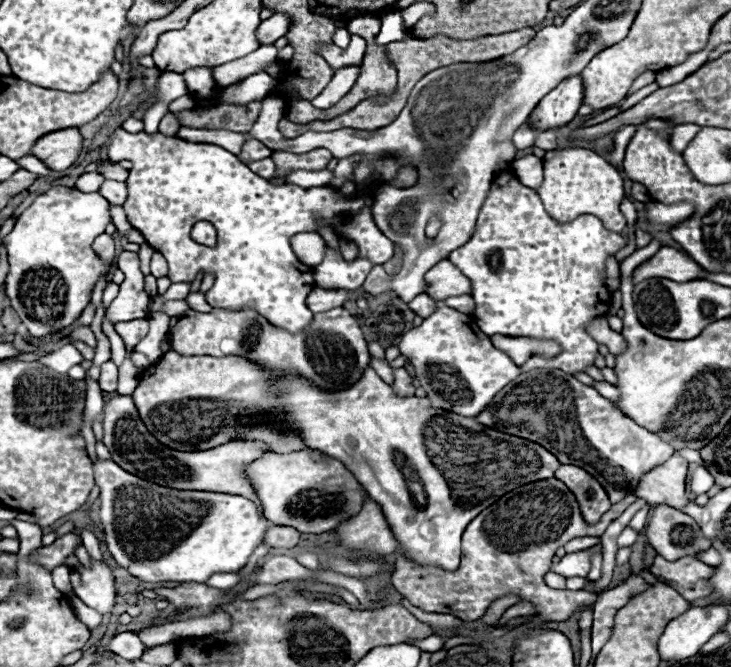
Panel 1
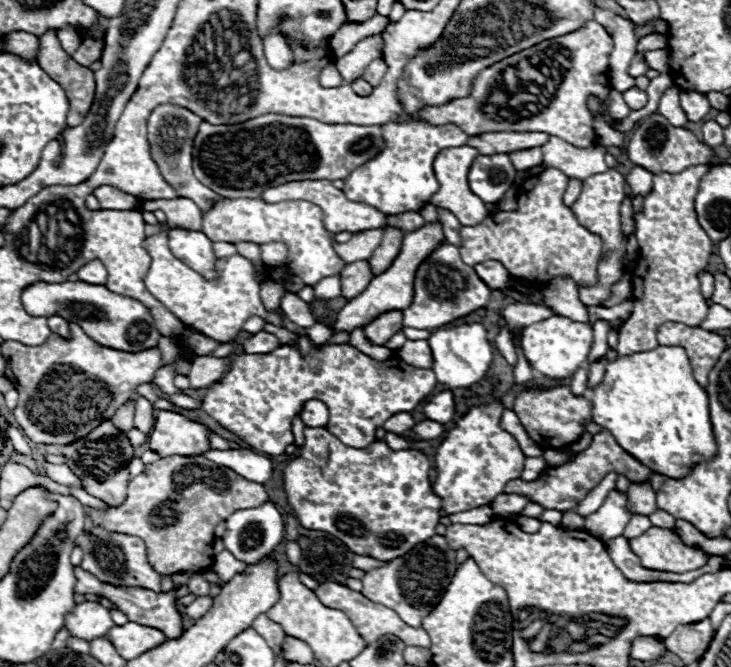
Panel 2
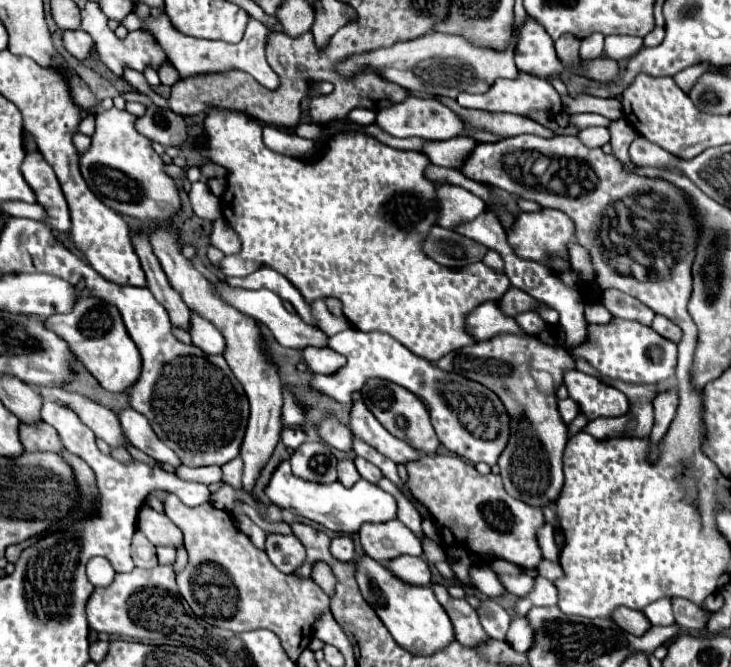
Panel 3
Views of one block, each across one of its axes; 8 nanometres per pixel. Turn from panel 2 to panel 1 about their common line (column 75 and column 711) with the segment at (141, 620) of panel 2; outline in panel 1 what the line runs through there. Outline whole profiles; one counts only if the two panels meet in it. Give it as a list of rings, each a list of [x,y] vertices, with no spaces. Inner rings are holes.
[[[656,556],[650,566],[650,572],[658,580],[670,584],[682,596],[686,596],[688,602],[694,602],[712,594],[712,586],[708,582],[712,568],[696,558],[684,556],[680,560],[668,562],[662,556]]]

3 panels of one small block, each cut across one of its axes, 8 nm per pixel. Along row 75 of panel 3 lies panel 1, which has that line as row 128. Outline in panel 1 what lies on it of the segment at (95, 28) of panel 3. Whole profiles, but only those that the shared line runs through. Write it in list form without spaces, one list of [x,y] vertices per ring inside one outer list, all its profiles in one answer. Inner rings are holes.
[[[116,128],[106,144],[106,154],[112,162],[130,160],[128,200],[124,202],[124,212],[136,230],[142,232],[146,242],[164,254],[168,260],[172,282],[194,282],[196,274],[214,274],[214,286],[206,292],[206,302],[212,308],[222,310],[242,310],[254,308],[260,316],[270,320],[276,328],[290,334],[304,332],[310,324],[312,312],[306,308],[308,284],[314,286],[314,276],[306,264],[302,264],[292,246],[290,238],[300,232],[318,232],[322,226],[332,228],[340,238],[346,238],[358,246],[358,258],[368,258],[372,264],[384,264],[394,254],[394,242],[390,242],[374,222],[372,204],[374,190],[346,198],[334,186],[300,188],[296,184],[272,184],[270,180],[254,174],[246,164],[242,164],[232,152],[218,148],[214,144],[194,144],[176,136],[164,136],[160,132],[130,134],[124,128]],[[196,222],[212,222],[218,230],[218,242],[214,248],[202,246],[190,238],[190,230]]]

